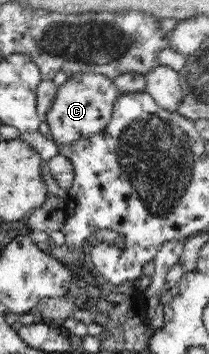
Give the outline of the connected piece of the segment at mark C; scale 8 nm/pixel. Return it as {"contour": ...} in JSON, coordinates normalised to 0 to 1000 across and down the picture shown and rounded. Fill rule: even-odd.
{"contour":[[[378,203],[321,215],[316,229],[263,249],[273,263],[234,314],[215,319],[215,347],[244,376],[239,398],[278,421],[488,376],[531,345],[545,294],[579,268],[526,218],[455,203]]]}

